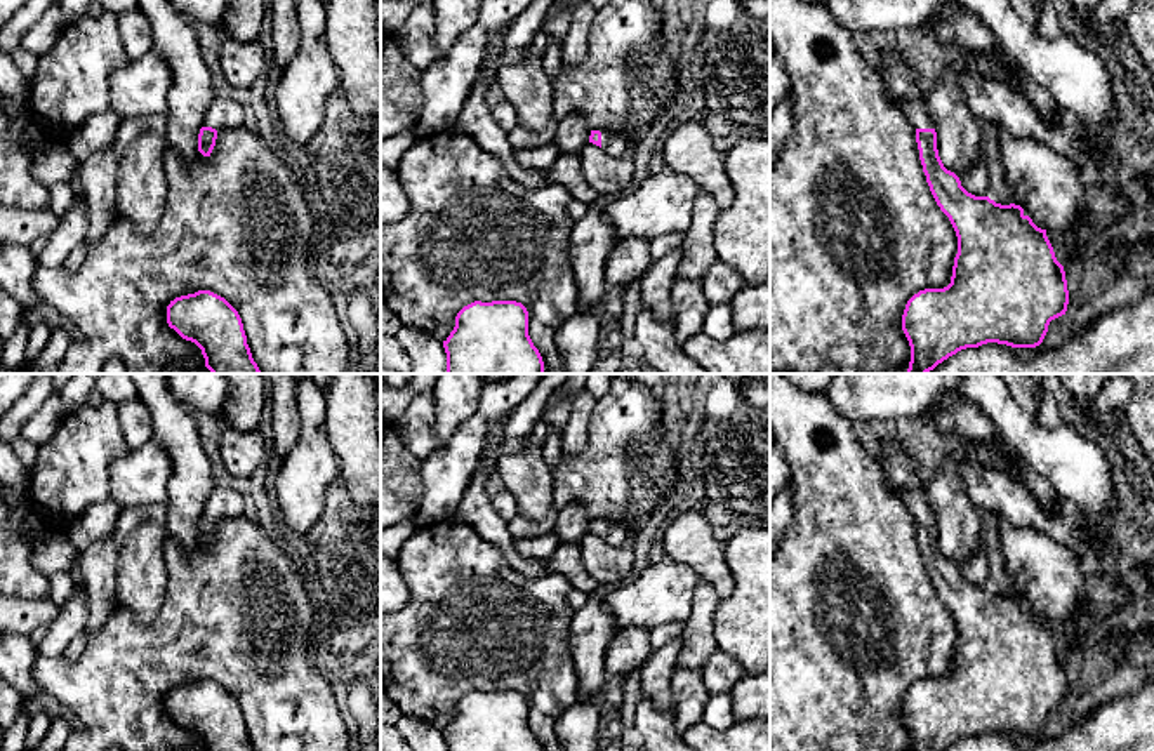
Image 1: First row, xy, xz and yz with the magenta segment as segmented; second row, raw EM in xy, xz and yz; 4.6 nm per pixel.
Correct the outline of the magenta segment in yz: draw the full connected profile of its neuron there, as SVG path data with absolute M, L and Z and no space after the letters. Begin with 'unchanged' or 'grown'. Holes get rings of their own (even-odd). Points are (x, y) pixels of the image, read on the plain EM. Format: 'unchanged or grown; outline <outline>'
grown; outline M895 485L893 488L916 518L926 572L958 626L951 673L919 680L905 694L902 720L911 735L911 751L944 751L961 739L987 732L1039 735L1050 711L1065 704L1069 694L1065 661L1055 647L1046 619L1038 617L1020 595L1001 595L989 586L968 582L938 546L937 522L926 492Z

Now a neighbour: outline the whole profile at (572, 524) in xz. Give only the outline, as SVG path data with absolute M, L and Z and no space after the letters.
M568 504L558 511L554 534L561 544L577 544L589 532L591 518L579 504Z

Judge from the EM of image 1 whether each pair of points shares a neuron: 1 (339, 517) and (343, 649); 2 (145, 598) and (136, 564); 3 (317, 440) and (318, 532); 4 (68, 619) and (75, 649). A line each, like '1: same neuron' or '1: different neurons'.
1: same neuron
2: same neuron
3: different neurons
4: different neurons

